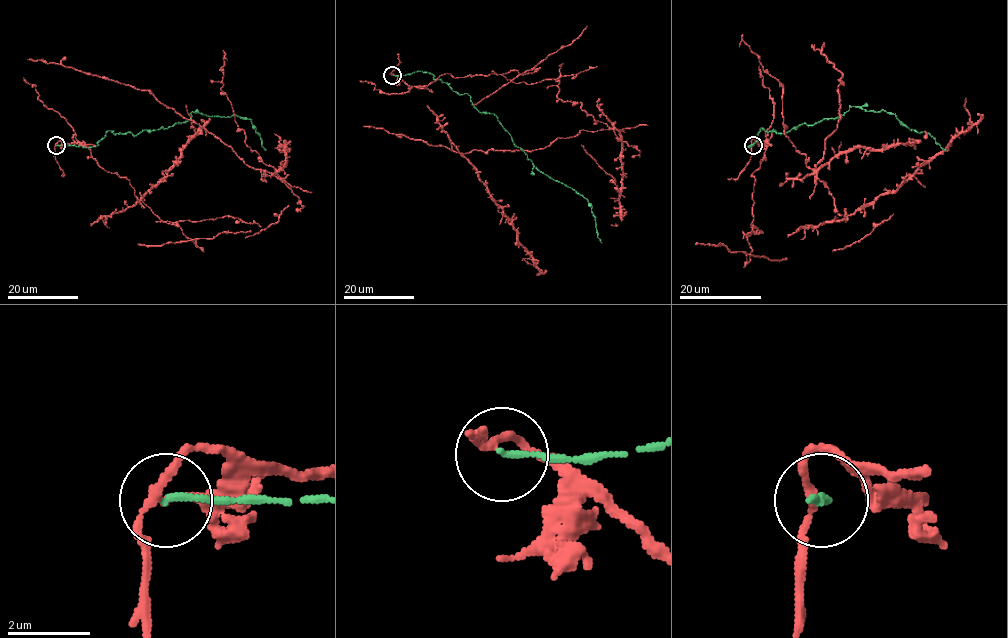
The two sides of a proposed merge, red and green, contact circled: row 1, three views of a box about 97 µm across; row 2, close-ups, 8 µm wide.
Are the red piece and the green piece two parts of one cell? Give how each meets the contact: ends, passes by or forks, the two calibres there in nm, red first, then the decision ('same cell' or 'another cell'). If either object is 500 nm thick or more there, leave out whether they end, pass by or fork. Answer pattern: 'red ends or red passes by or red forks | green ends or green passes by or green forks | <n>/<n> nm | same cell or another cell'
red passes by | green ends | 180/140 nm | another cell

